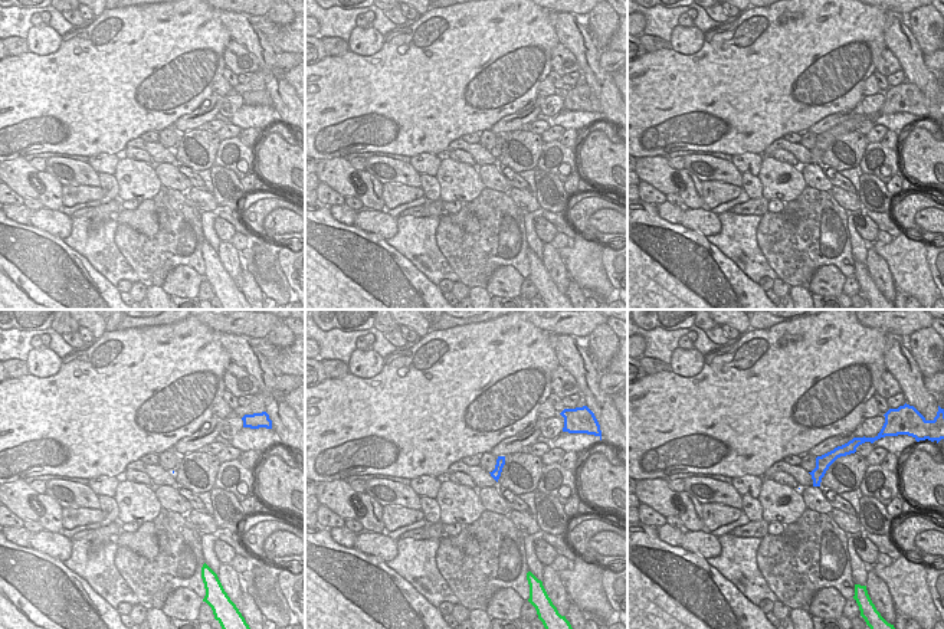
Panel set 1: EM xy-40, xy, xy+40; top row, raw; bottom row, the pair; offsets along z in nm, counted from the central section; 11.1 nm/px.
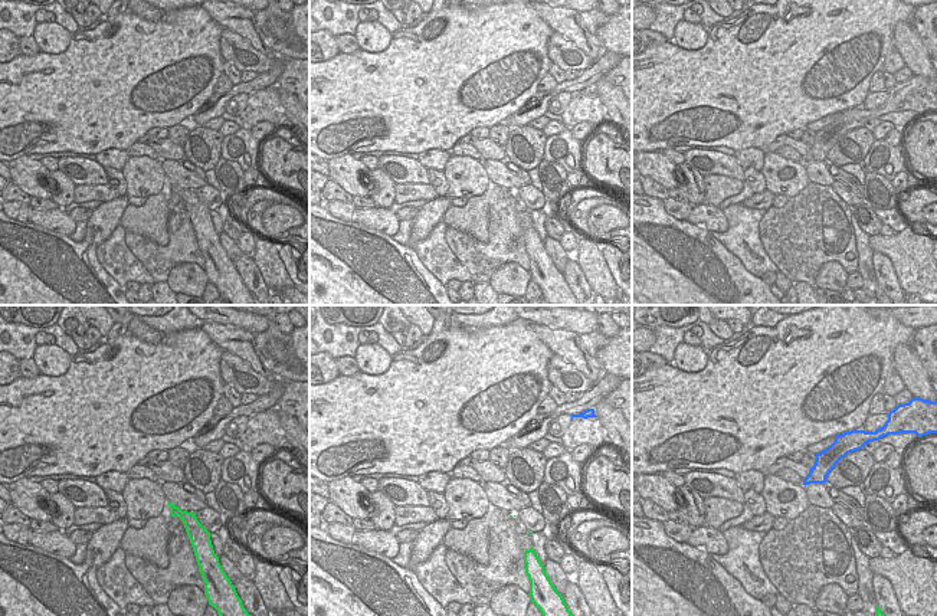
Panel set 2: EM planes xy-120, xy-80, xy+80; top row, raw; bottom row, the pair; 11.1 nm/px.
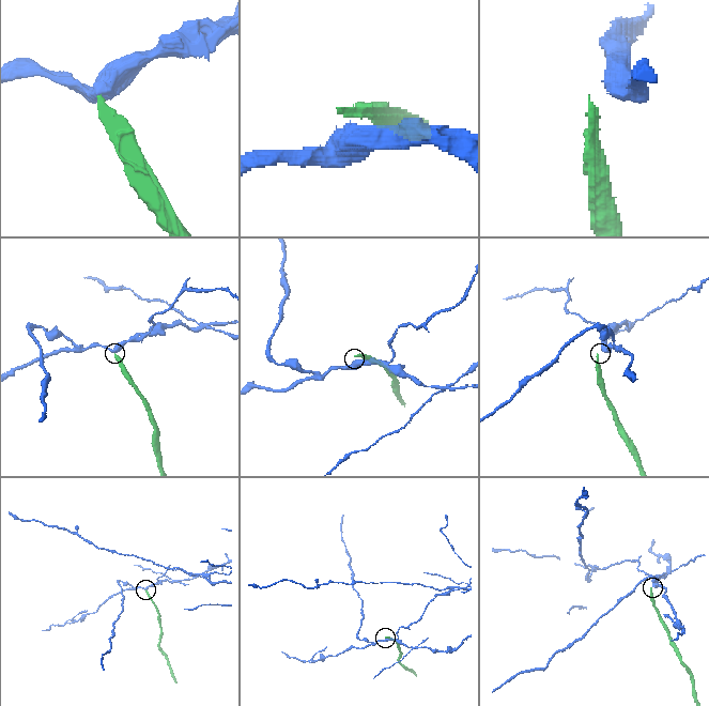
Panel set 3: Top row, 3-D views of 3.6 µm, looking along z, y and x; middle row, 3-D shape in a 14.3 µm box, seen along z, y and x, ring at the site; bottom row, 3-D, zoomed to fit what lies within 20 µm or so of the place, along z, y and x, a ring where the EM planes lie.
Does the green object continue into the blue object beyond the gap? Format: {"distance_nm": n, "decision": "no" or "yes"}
{"distance_nm": 1050, "decision": "no"}

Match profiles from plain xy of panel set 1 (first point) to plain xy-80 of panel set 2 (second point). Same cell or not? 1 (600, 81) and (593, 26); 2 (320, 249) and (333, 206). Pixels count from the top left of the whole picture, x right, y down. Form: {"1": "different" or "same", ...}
{"1": "different", "2": "different"}

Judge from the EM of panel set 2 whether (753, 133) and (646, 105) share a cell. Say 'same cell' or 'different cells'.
same cell

